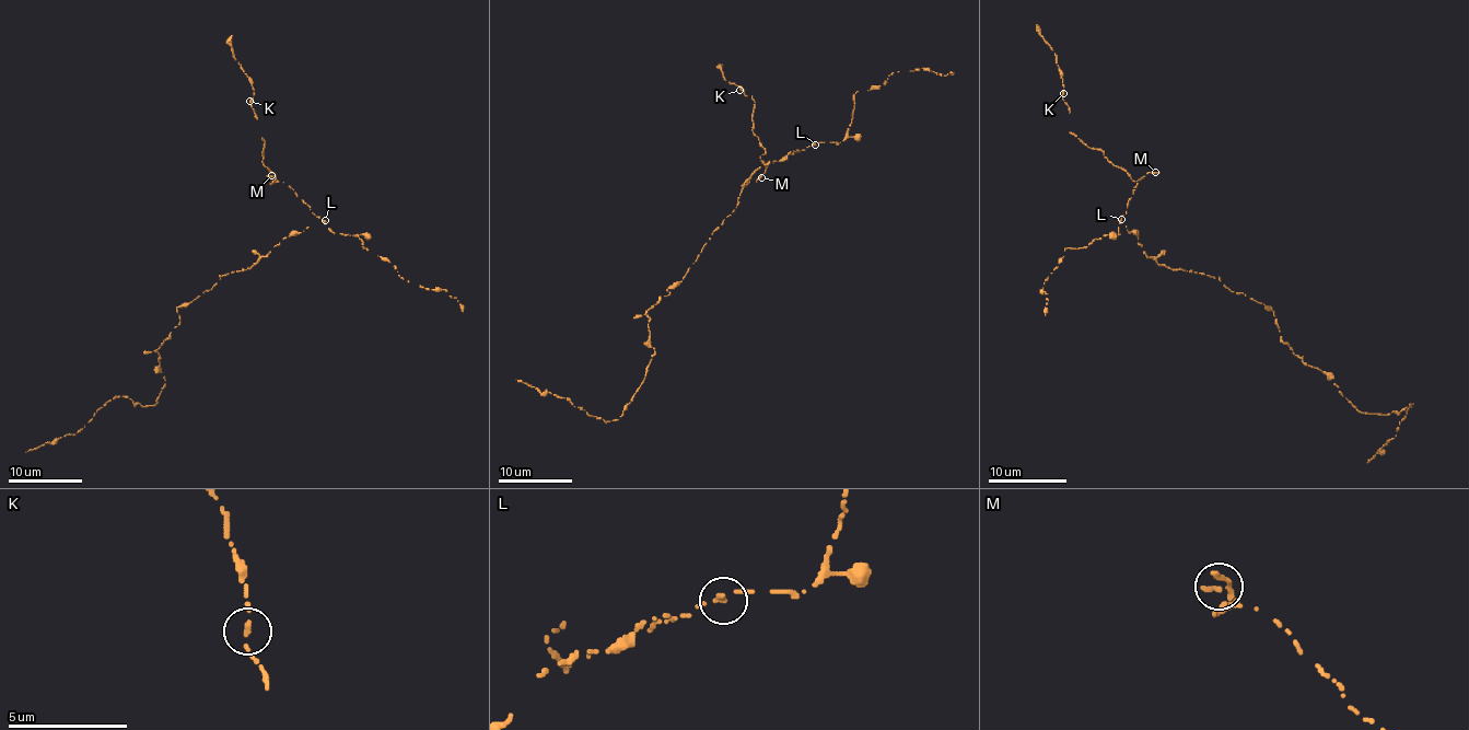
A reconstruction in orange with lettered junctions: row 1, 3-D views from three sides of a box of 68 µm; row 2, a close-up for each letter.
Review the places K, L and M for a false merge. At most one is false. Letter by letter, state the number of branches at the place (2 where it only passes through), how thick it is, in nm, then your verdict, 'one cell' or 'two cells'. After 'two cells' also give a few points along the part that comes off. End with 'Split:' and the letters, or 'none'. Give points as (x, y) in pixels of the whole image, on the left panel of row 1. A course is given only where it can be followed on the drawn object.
K: branches 1; calibre 240 nm; one cell
L: branches 1; calibre 240 nm; two cells
M: branches 1; calibre 240 nm; one cell
Split: L

